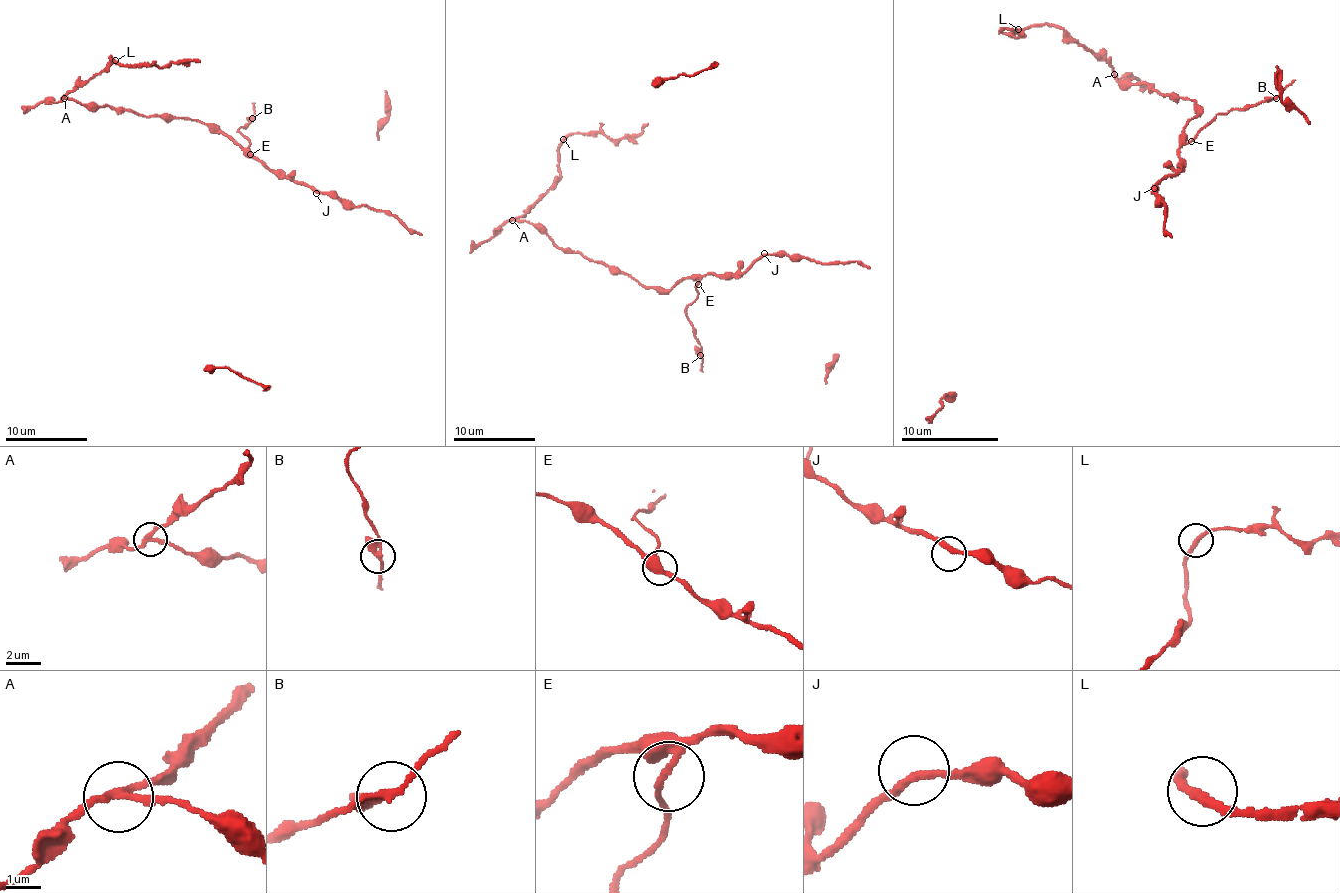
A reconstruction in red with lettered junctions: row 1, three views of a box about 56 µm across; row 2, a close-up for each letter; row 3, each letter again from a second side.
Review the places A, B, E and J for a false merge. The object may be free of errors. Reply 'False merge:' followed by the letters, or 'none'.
False merge: A

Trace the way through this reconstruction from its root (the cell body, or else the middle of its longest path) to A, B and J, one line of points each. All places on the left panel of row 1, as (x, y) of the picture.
A: (240, 146), (222, 130), (211, 130), (195, 120), (142, 116), (131, 109), (84, 105), (64, 97)
B: (240, 146), (248, 154), (250, 142), (238, 130), (252, 118)
J: (240, 146), (273, 171), (281, 171), (295, 181), (303, 181), (316, 193)

